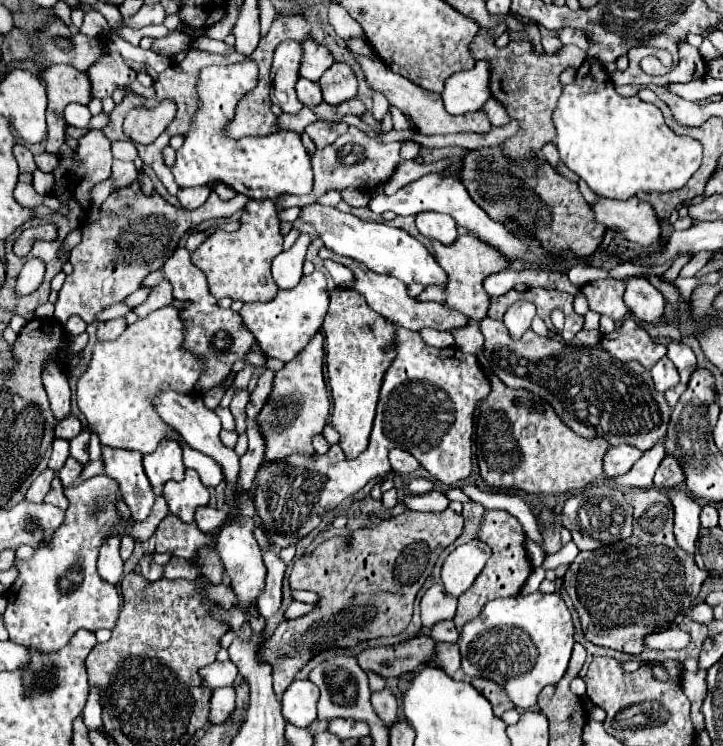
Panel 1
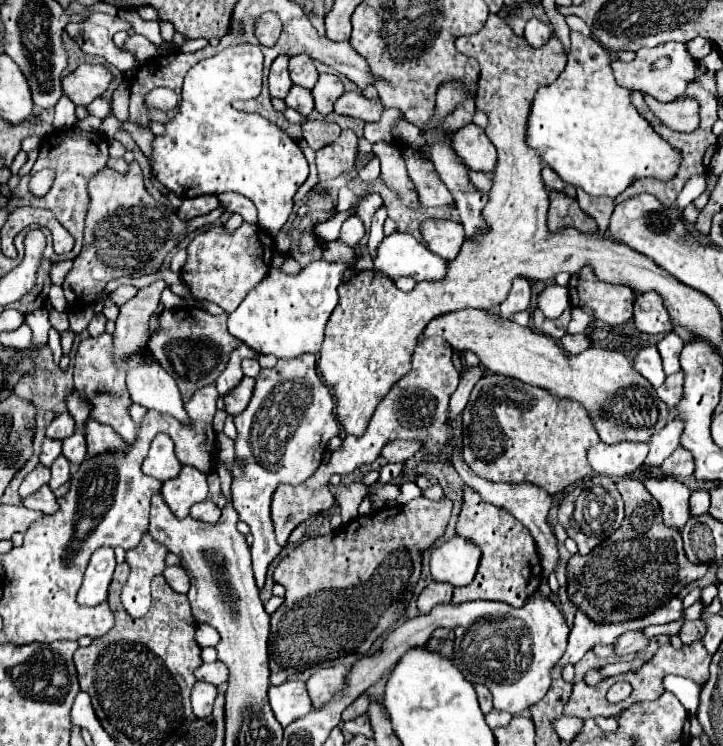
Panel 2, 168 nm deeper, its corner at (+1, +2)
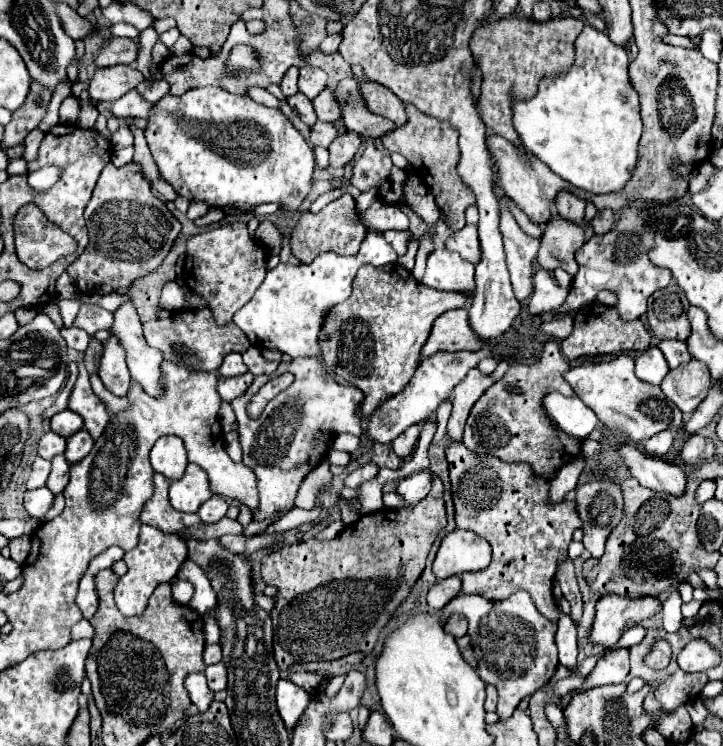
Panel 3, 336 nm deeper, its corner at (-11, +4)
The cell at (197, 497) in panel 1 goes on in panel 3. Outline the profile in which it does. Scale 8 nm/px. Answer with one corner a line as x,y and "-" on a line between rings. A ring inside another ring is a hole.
188,464
180,480
170,484
170,504
180,512
196,512
212,496
208,488
208,476
196,464

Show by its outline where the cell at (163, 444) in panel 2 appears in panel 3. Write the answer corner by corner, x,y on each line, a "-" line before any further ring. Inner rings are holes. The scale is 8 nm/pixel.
162,436
150,450
150,464
154,472
164,474
170,482
178,480
188,464
184,442
178,436

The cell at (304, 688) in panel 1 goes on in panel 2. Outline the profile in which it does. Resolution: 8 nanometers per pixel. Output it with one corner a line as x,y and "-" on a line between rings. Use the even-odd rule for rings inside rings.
288,680
280,686
270,686
268,690
270,706
276,720
286,728
296,718
304,718
312,710
306,684
300,680

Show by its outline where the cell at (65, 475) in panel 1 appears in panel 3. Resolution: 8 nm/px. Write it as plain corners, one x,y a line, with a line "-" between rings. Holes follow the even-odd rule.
54,456
50,462
52,462
52,470
50,470
46,486
50,488
52,494
60,494
68,484
68,468
70,468
70,464
68,464
68,460
64,460
64,456

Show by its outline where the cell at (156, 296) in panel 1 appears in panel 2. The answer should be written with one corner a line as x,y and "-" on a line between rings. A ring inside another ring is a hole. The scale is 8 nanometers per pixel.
154,282
142,290
138,290
138,294
128,300
124,306
120,306
120,314
116,320
116,330
114,330
114,338
116,338
116,348
114,354
132,354
132,350
138,350
144,344
144,334
148,330
148,318
150,314
154,314
158,310
160,304
160,294
166,288
166,284

